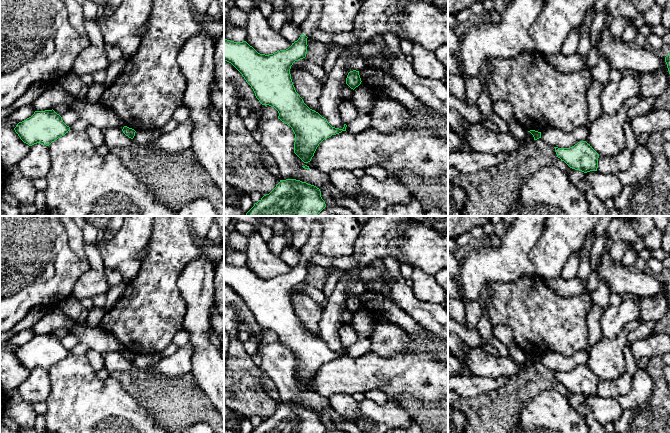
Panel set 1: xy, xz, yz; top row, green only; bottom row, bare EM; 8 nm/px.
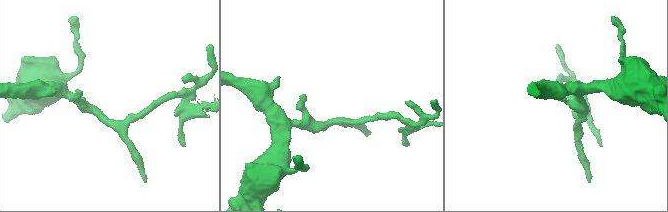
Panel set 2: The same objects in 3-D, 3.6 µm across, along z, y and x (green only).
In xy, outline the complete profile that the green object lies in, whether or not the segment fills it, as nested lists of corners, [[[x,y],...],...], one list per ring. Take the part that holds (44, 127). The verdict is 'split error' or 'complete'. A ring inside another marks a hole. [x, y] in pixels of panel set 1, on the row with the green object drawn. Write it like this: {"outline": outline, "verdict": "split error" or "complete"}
{"outline": [[[52,109],[35,111],[31,117],[19,122],[14,130],[20,139],[29,146],[37,143],[49,146],[68,133],[70,127]]], "verdict": "complete"}

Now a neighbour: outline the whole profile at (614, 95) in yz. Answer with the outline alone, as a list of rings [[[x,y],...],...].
[[[623,73],[619,82],[610,82],[603,88],[601,103],[603,113],[614,115],[632,96],[638,96],[640,93],[640,76],[634,73]]]

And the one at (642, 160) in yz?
[[[638,145],[632,153],[631,166],[616,175],[623,186],[633,186],[649,177],[653,165],[654,158],[650,150],[644,145]]]

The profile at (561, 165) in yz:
[[[557,156],[553,158],[553,165],[566,174],[570,172],[570,167]]]

